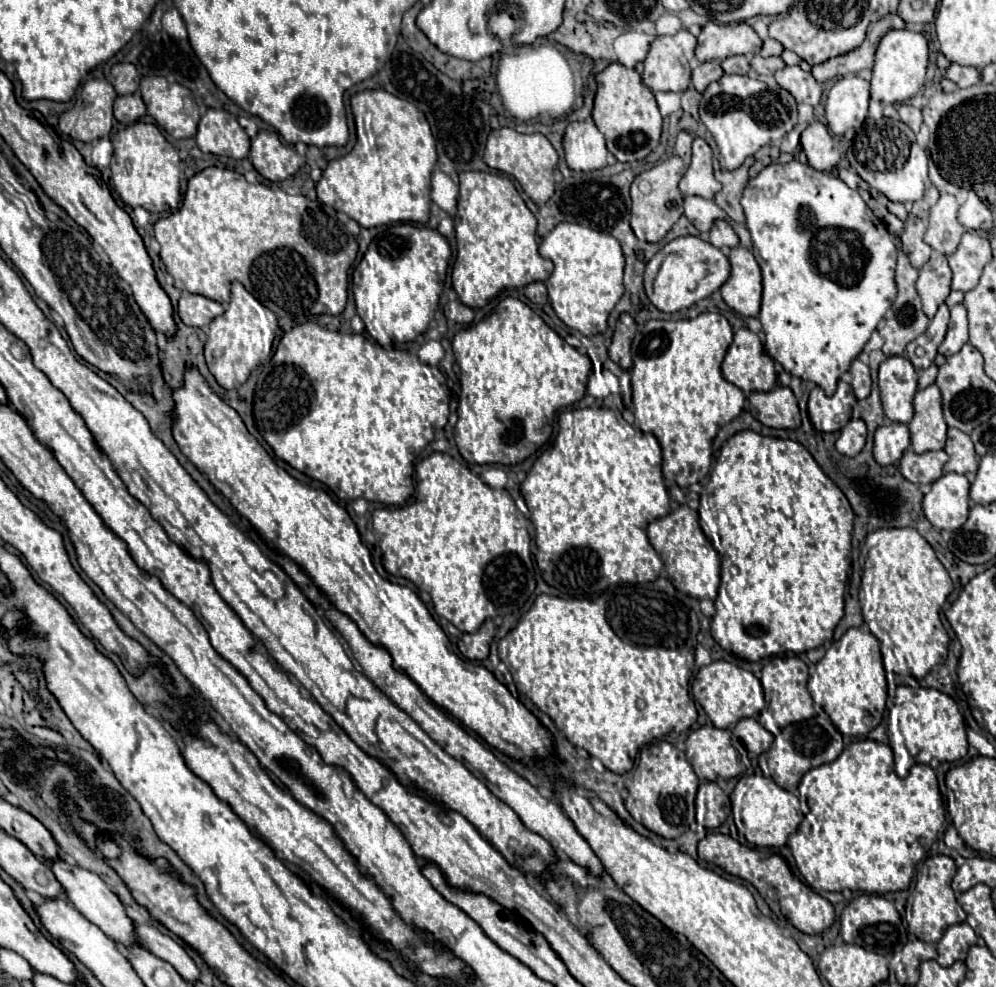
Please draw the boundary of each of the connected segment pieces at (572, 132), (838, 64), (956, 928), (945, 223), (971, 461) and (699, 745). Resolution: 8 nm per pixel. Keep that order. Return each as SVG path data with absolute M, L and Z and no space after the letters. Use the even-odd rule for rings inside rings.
M571 122L563 136L565 160L571 170L599 170L607 164L603 134L593 122Z
M889 14L889 16L873 22L859 48L813 66L813 70L811 70L813 78L819 84L823 84L825 80L831 80L835 76L841 78L841 76L847 76L847 74L857 74L863 68L873 68L873 54L875 54L875 48L877 48L879 40L885 36L885 32L889 32L893 28L903 28L903 26L905 26L905 22L897 14Z
M967 922L953 924L943 932L943 938L937 942L936 961L941 966L951 966L957 960L965 960L967 950L977 942L977 934Z
M941 194L939 202L931 208L925 242L945 256L957 250L957 244L965 234L965 228L957 220L957 210L959 204L951 194Z
M949 428L945 452L949 454L949 462L943 468L945 472L959 472L959 474L977 472L977 456L973 450L973 442L965 432L957 428Z
M705 724L689 734L685 746L686 758L699 778L727 780L745 772L745 766L731 744L729 730L719 730Z

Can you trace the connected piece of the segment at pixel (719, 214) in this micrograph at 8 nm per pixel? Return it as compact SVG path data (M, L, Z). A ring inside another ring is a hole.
M687 196L685 198L685 216L703 234L709 232L711 224L717 218L727 218L727 214L713 200L705 200L701 196Z

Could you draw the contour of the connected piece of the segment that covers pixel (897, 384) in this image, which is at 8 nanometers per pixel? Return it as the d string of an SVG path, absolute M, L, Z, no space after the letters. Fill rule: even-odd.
M891 356L879 366L879 392L885 416L891 422L907 424L913 418L917 372L905 356Z

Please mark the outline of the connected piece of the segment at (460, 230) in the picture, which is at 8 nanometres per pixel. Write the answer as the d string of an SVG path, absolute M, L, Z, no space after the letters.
M461 172L459 174L459 204L455 220L455 236L457 236L457 258L453 264L453 288L459 300L469 308L479 308L487 300L491 300L503 288L517 288L527 286L531 282L545 282L551 272L553 264L539 256L535 228L537 220L531 210L525 206L523 198L515 190L513 182L499 174L489 172Z

